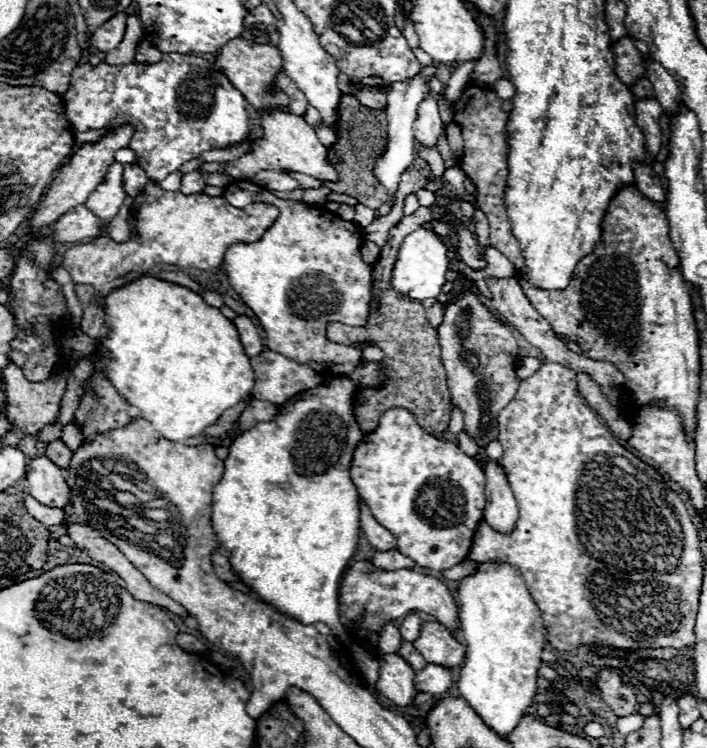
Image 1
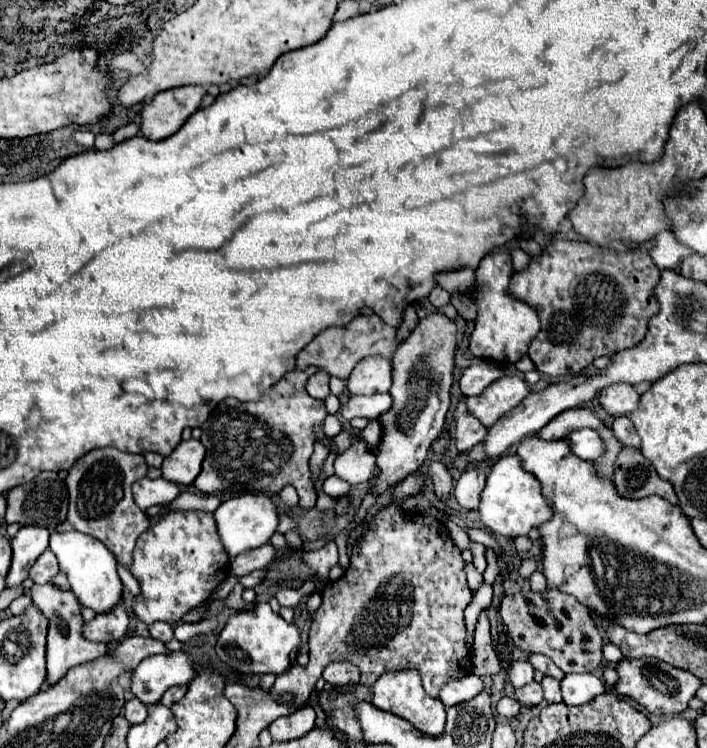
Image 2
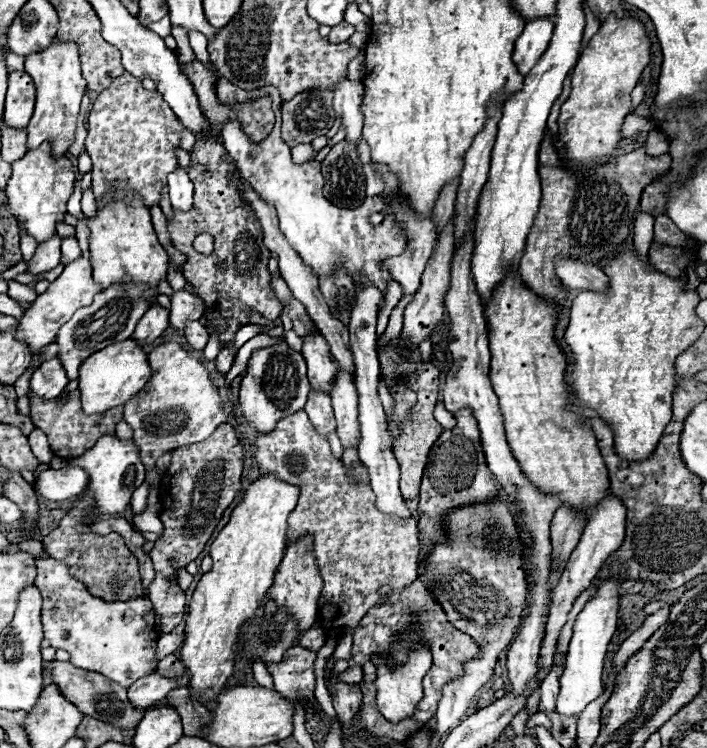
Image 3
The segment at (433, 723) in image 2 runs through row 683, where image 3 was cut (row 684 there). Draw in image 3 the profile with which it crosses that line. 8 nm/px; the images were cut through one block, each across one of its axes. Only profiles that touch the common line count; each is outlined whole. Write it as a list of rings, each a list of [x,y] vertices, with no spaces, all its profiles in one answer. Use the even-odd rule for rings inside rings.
[[[426,646],[422,648],[416,648],[408,662],[404,662],[402,666],[398,666],[396,670],[390,670],[382,660],[376,660],[376,668],[378,668],[378,678],[376,678],[376,690],[378,690],[378,696],[376,696],[376,704],[378,704],[378,710],[380,714],[390,720],[390,722],[400,722],[404,718],[410,718],[414,714],[414,708],[416,704],[420,702],[422,698],[422,678],[426,676],[426,672],[430,670],[430,664],[432,664],[432,654]]]

